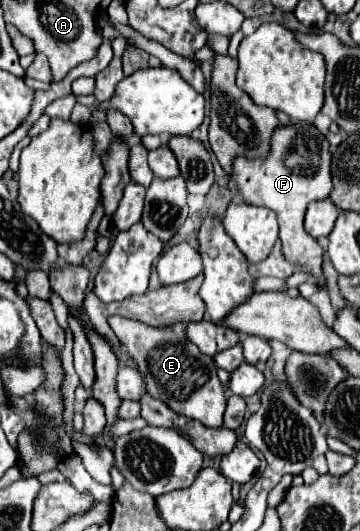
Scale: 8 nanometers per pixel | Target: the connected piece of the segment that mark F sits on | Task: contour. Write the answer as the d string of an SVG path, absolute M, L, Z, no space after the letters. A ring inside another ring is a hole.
M313 122L277 126L275 134L271 136L269 154L259 160L249 160L243 156L235 158L231 178L235 180L239 194L243 196L245 202L271 208L277 214L279 238L283 242L285 258L303 266L317 278L319 286L325 286L325 276L321 270L323 250L319 248L315 238L311 238L303 228L303 216L311 200L327 198L329 192L333 190L331 150L327 136L321 134Z

